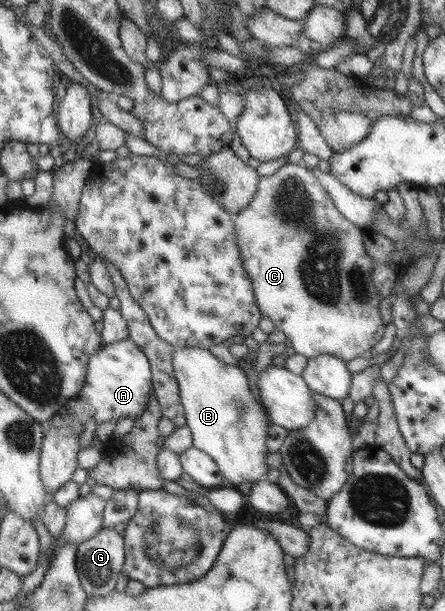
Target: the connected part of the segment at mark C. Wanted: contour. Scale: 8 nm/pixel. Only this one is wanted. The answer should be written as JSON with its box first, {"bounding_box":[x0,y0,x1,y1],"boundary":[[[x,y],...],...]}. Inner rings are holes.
{"bounding_box":[232,162,385,363],"boundary":[[[300,162],[297,164],[283,164],[272,175],[263,176],[258,179],[257,189],[252,200],[247,203],[247,208],[232,216],[233,229],[236,237],[242,264],[252,283],[253,295],[258,310],[263,317],[273,322],[275,328],[282,331],[287,337],[287,344],[293,347],[295,354],[303,355],[307,360],[319,355],[331,355],[343,363],[355,357],[362,357],[369,353],[375,343],[383,337],[385,323],[379,316],[380,293],[370,278],[373,260],[365,252],[363,246],[363,235],[360,228],[353,226],[347,219],[343,218],[334,207],[332,199],[327,195],[323,186],[317,181],[315,174]]]}

